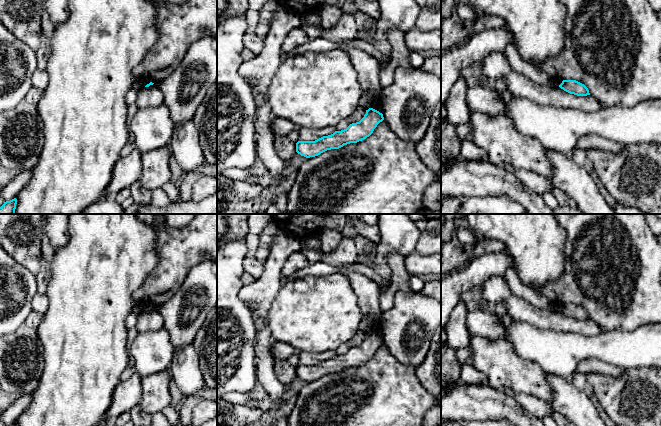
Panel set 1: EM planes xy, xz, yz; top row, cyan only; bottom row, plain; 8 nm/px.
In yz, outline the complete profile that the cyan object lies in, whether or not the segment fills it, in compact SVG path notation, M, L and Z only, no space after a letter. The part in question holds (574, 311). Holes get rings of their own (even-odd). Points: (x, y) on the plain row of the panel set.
M563 304L559 311L570 318L577 320L590 319L588 312L576 304Z

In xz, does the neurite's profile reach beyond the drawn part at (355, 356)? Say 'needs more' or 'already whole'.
already whole

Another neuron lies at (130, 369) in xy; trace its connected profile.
M129 353L129 363L127 367L124 369L124 371L122 372L122 374L120 375L120 380L125 381L128 378L130 378L134 373L136 373L135 361Z

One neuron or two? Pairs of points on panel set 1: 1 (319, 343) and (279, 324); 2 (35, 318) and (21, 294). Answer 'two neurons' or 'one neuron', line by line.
1: one neuron
2: two neurons

